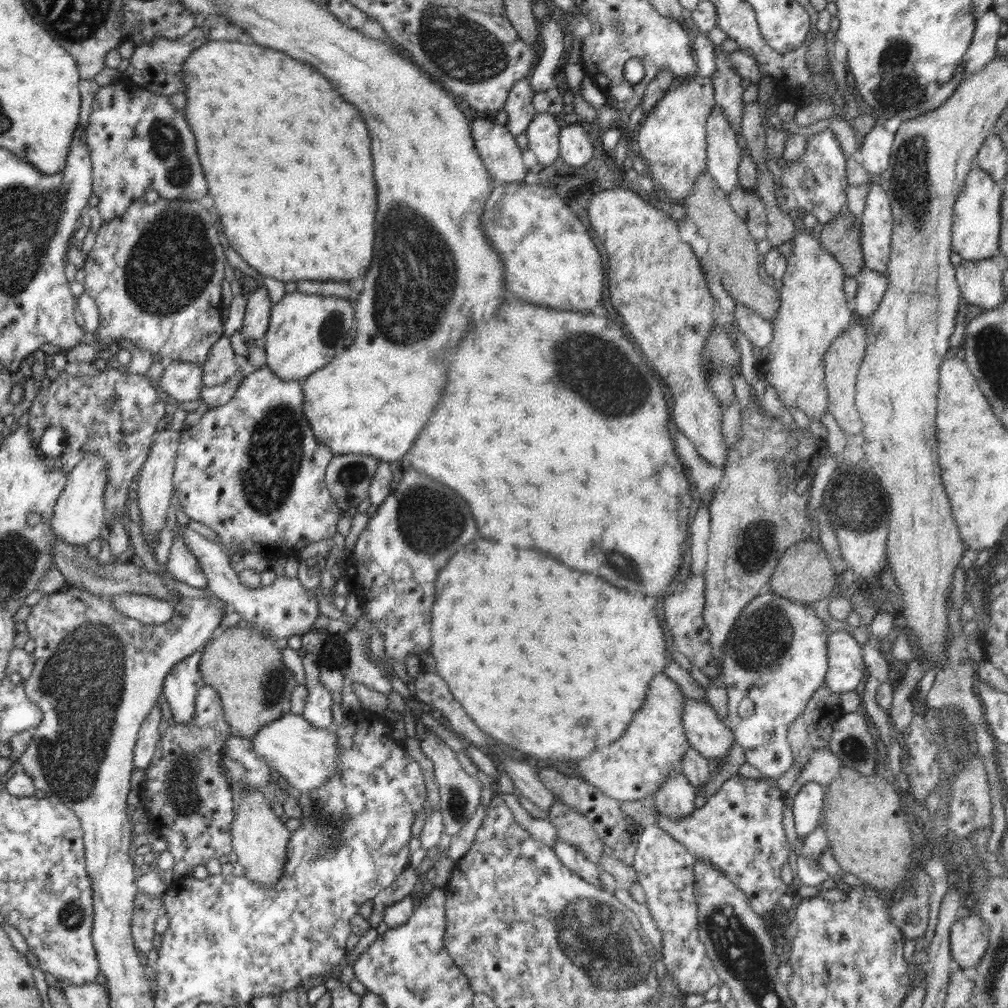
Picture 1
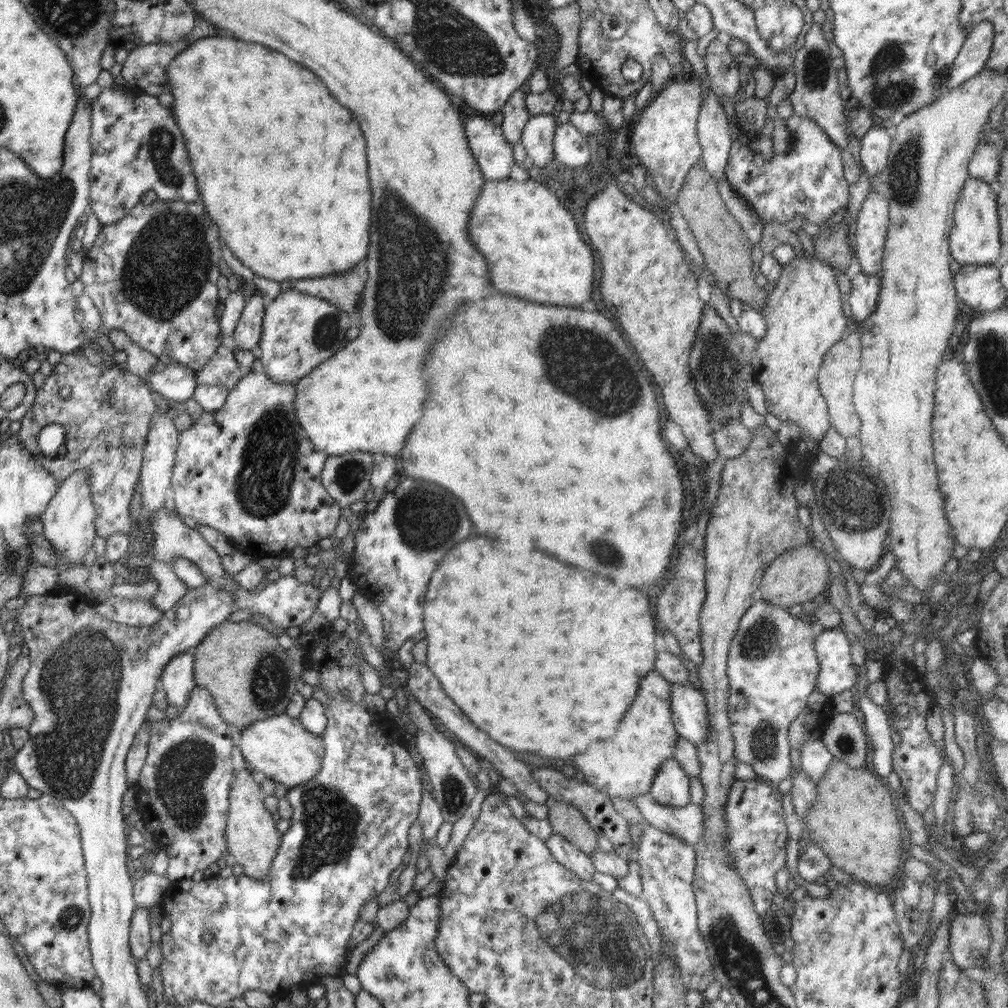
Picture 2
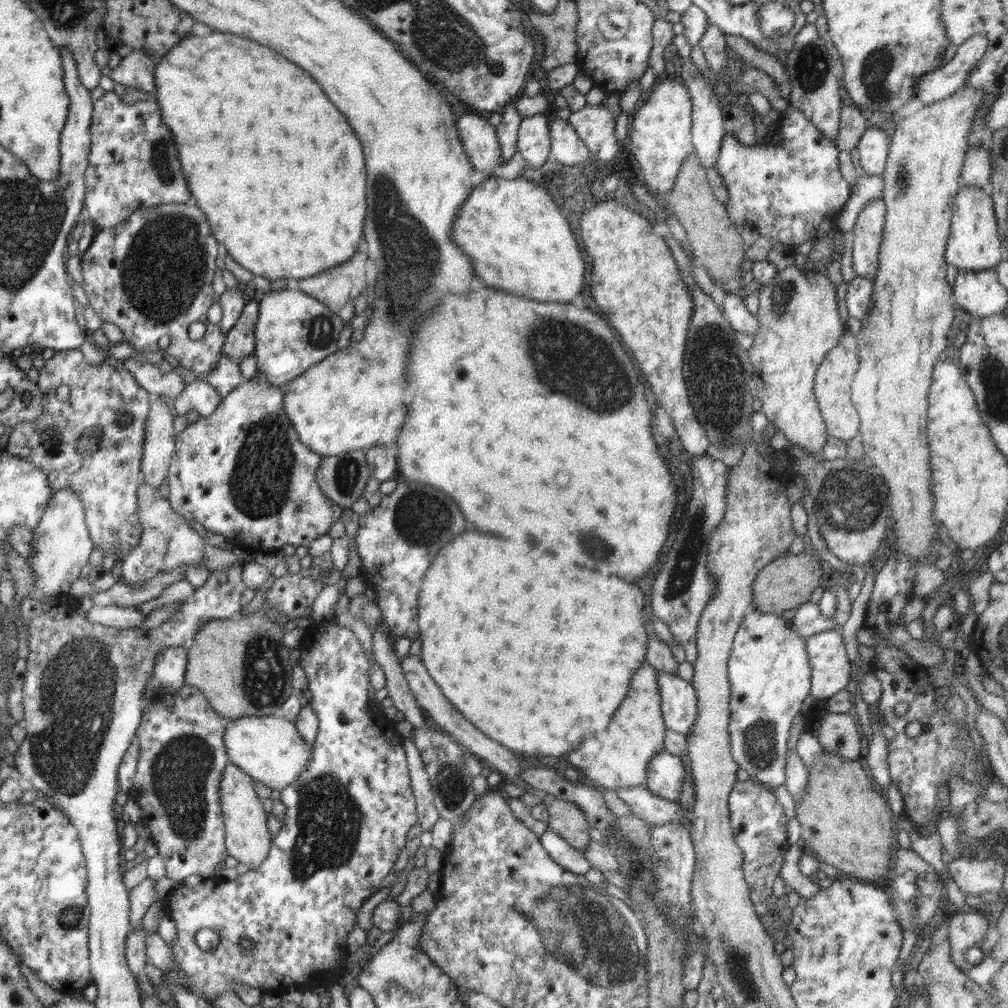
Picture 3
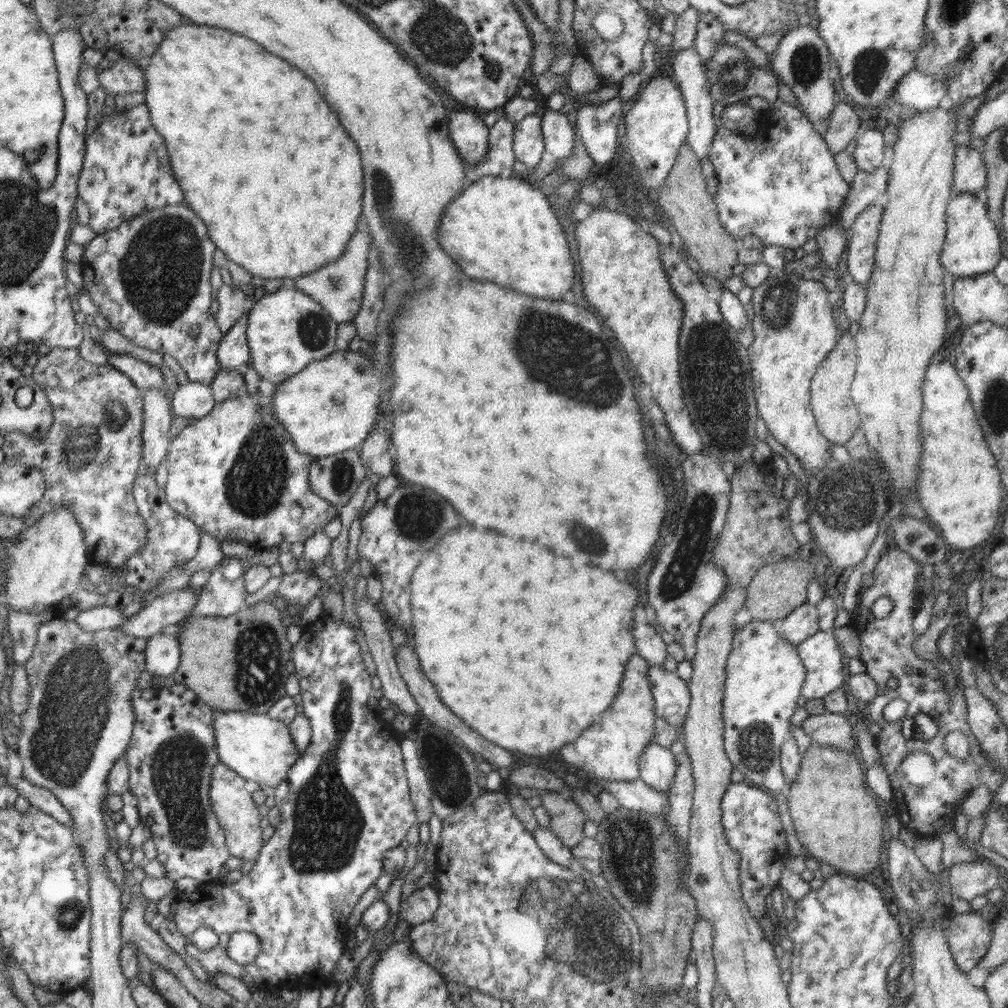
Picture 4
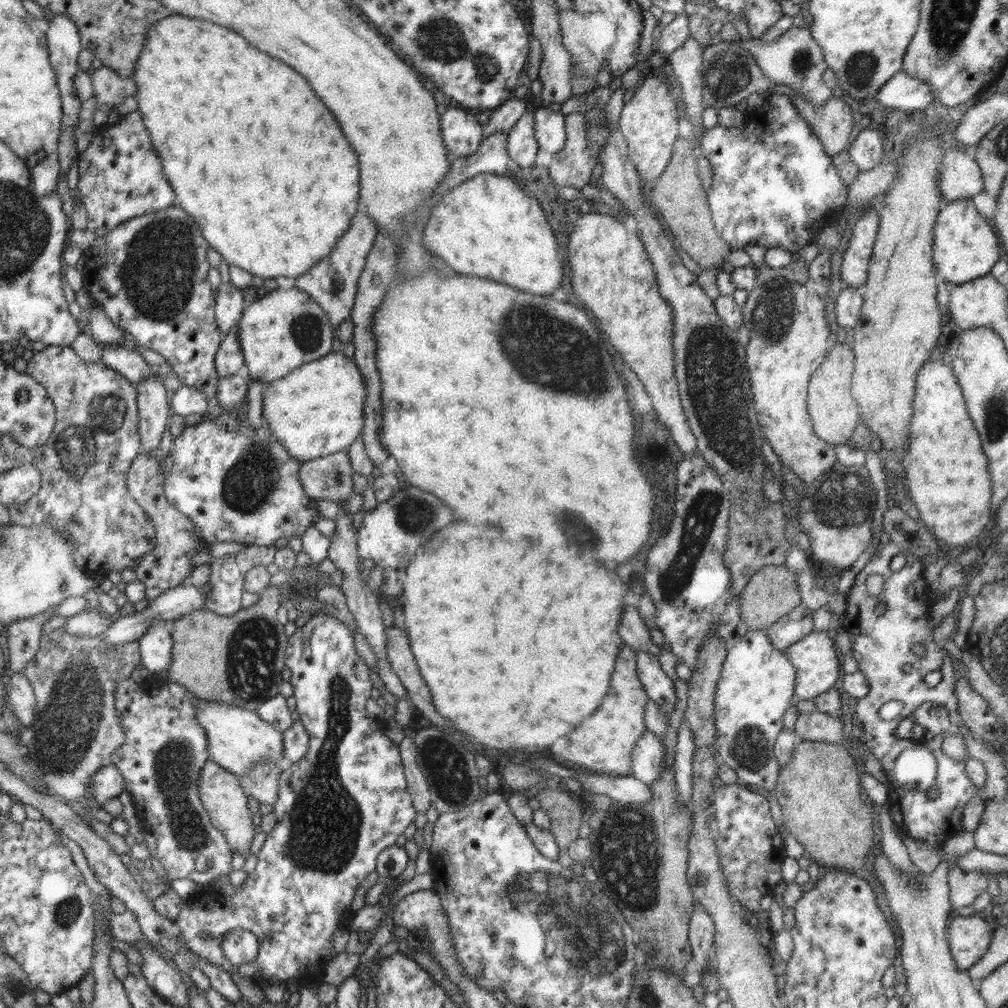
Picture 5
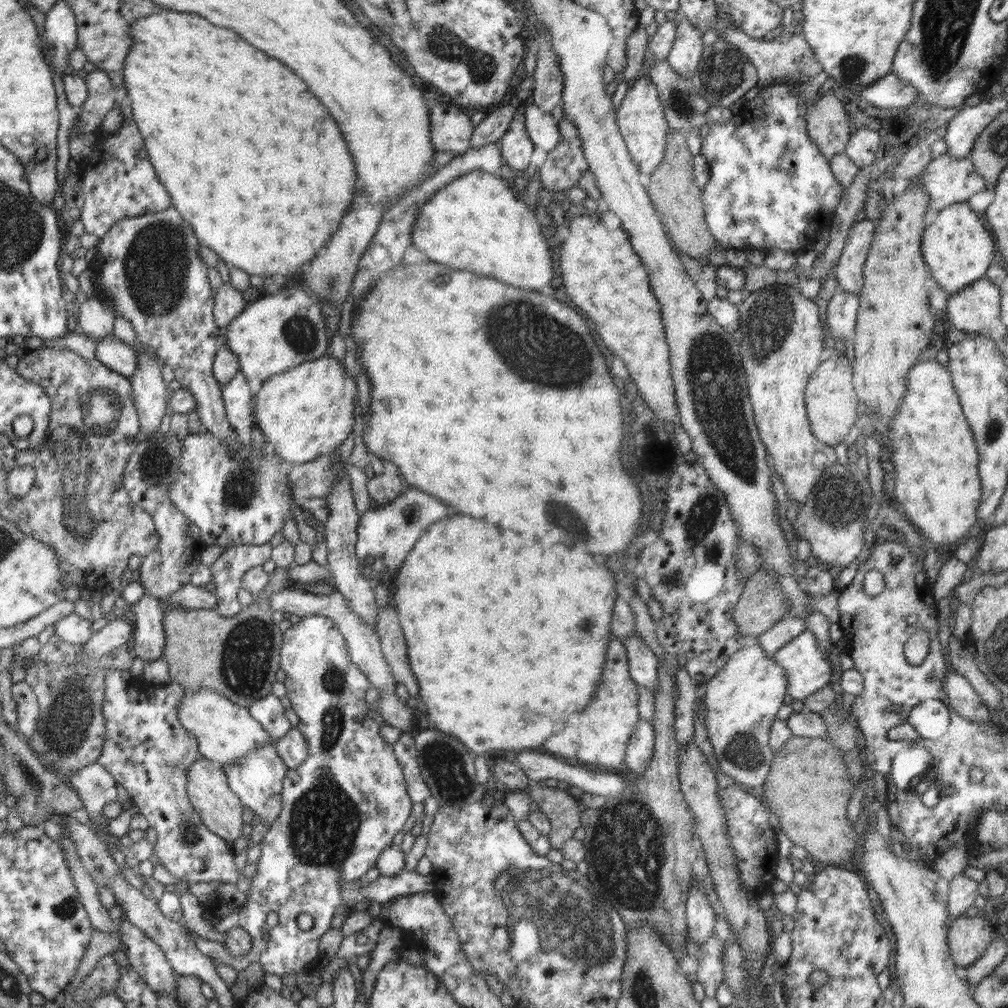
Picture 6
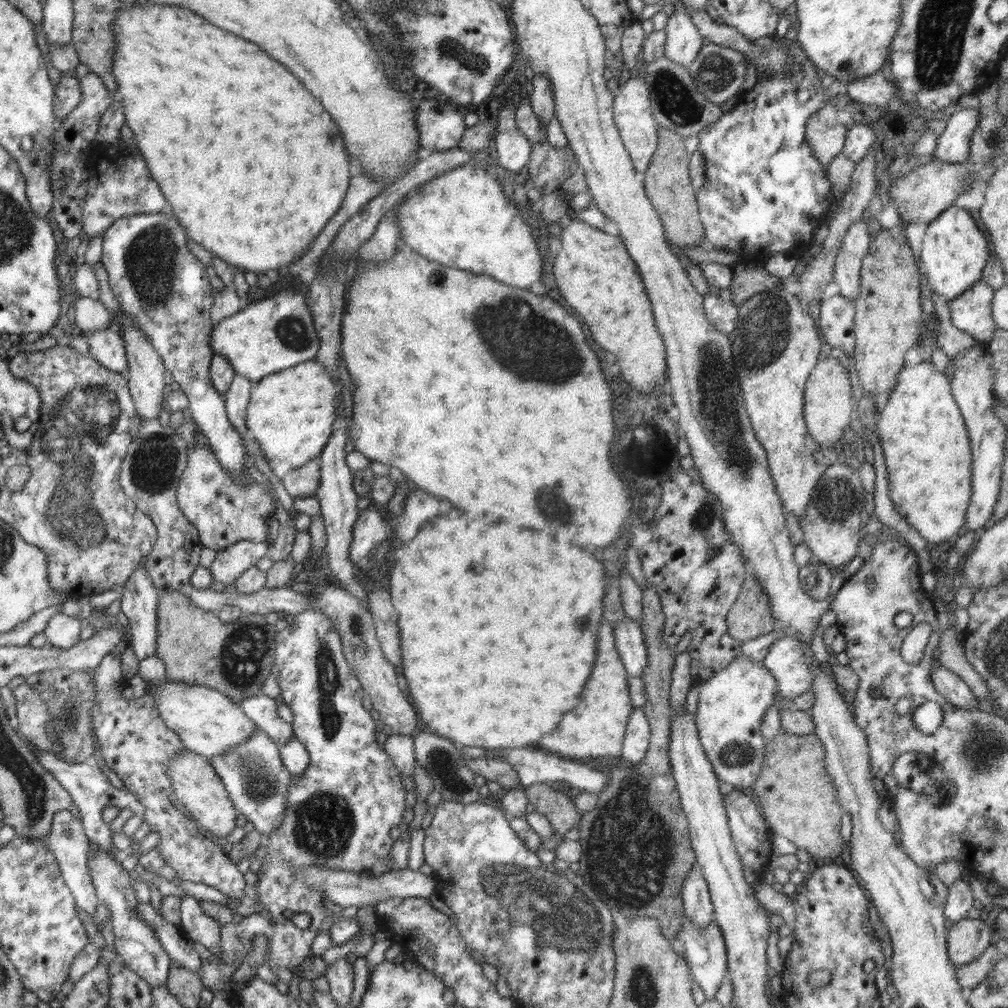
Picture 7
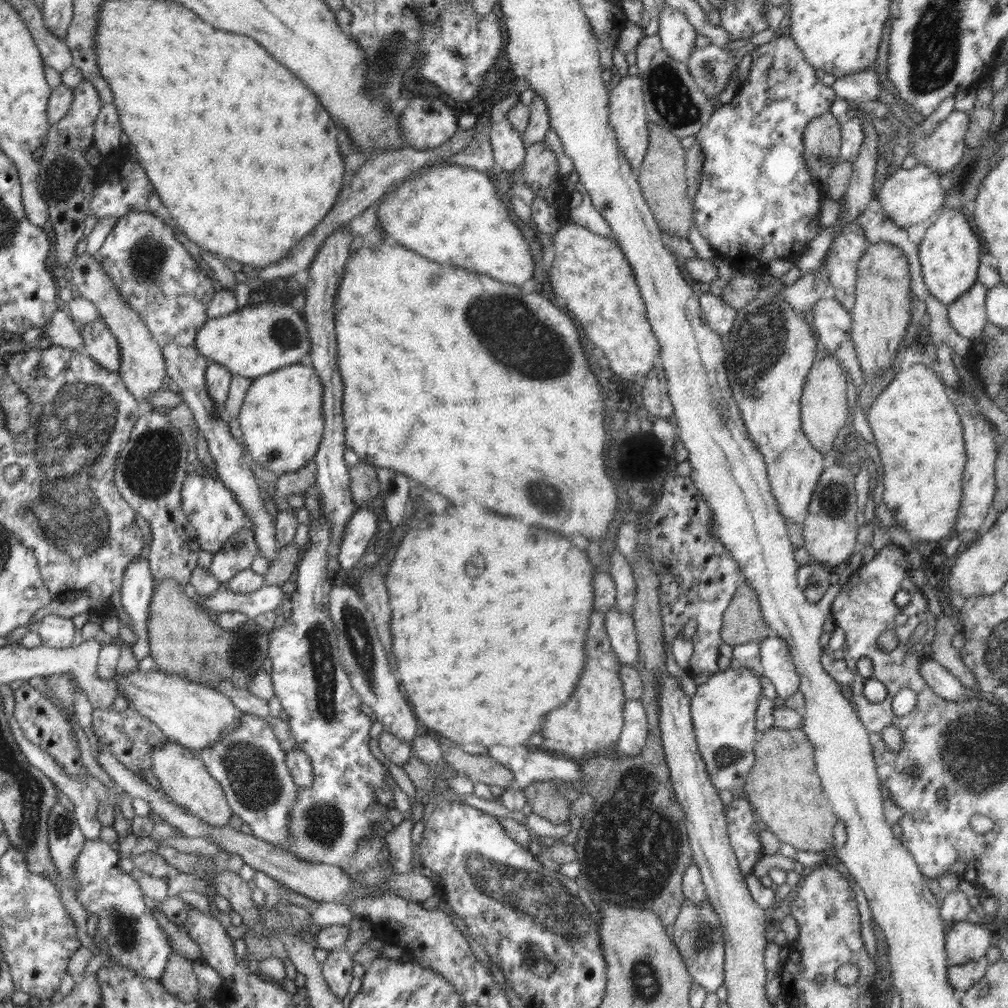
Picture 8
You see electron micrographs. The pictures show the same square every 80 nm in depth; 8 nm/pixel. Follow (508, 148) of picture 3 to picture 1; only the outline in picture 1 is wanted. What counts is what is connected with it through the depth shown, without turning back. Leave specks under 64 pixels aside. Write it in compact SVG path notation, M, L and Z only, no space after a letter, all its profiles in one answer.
M529 76L526 79L519 80L508 93L503 108L507 114L505 125L515 136L525 132L533 119L535 112L534 107L532 107L532 99L535 93L529 83Z

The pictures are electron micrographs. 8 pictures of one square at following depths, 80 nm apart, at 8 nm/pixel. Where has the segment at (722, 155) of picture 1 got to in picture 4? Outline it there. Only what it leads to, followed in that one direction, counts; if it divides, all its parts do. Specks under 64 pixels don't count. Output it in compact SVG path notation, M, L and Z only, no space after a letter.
M680 49L672 53L671 58L673 76L678 82L678 88L683 94L686 111L688 112L689 133L687 134L687 143L700 160L708 159L714 133L720 126L719 121L714 119L713 116L714 102L708 92L708 79L706 78L704 67L700 64L701 59L695 49Z

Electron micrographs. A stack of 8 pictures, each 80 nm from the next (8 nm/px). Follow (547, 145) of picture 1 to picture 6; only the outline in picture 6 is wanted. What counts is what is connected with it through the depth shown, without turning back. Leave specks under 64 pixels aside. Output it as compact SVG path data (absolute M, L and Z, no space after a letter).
M514 113L507 131L498 140L503 162L520 171L528 168L535 144L530 140L524 124L524 114Z

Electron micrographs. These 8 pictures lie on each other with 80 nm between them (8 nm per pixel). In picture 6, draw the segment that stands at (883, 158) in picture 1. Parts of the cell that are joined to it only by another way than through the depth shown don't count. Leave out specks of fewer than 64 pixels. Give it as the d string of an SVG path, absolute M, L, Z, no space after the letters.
M860 128L850 135L844 152L860 167L869 168L880 144L880 136L874 130Z

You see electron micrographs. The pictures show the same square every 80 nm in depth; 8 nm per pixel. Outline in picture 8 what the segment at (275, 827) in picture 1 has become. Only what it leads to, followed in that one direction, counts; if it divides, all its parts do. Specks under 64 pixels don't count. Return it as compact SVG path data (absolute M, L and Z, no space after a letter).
M176 742L154 747L151 750L151 770L166 796L175 804L188 810L192 816L196 816L200 822L208 826L216 826L216 828L228 826L234 813L226 803L224 790L206 770L198 751Z

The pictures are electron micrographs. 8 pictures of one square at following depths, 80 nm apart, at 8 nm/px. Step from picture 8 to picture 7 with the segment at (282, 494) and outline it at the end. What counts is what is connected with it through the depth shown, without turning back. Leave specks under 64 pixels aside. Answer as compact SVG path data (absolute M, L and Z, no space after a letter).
M314 458L298 468L290 469L281 482L288 494L295 499L314 497L320 479L320 459Z

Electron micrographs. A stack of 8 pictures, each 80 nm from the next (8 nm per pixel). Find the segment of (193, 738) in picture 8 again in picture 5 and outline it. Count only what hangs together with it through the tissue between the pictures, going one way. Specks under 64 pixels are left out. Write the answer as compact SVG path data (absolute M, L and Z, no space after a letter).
M212 699L202 701L195 712L195 719L207 732L207 749L212 762L239 777L247 775L258 761L274 761L283 770L287 765L283 751L283 732L262 720L256 711Z

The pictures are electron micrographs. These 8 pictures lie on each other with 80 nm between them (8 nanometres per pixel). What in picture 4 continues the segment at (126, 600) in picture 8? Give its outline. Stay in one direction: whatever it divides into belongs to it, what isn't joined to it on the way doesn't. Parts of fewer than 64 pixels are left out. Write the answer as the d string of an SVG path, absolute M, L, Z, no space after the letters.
M158 633L148 638L145 665L155 678L169 681L180 664L180 657L179 640L174 635Z

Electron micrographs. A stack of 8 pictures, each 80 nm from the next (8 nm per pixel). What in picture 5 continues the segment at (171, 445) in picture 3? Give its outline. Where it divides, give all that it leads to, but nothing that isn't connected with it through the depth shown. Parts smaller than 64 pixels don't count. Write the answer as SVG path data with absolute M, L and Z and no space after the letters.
M157 375L148 376L136 388L141 450L148 454L159 452L162 432L169 425L169 417L172 414L165 384Z

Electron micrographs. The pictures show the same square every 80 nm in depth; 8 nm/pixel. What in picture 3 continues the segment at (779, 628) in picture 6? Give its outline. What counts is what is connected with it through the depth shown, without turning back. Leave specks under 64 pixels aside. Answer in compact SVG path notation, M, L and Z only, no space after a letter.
M808 601L789 614L789 627L795 630L798 636L808 639L818 632L837 629L838 625L834 617L824 616L816 603Z

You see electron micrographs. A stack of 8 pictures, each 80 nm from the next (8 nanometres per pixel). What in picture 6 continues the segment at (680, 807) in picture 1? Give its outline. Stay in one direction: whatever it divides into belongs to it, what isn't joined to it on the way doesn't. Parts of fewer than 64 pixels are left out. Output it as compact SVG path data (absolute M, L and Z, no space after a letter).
M642 718L638 719L626 743L625 766L636 775L643 775L647 762L652 756L655 732L652 725Z

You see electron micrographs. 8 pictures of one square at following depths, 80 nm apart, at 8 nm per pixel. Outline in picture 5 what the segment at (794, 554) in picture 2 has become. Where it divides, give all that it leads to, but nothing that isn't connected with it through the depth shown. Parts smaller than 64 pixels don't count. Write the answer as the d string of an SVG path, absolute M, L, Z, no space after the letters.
M785 564L768 565L755 572L746 583L744 592L739 598L739 615L746 624L747 630L759 628L764 631L800 604L801 599L798 584L796 584L796 575Z

